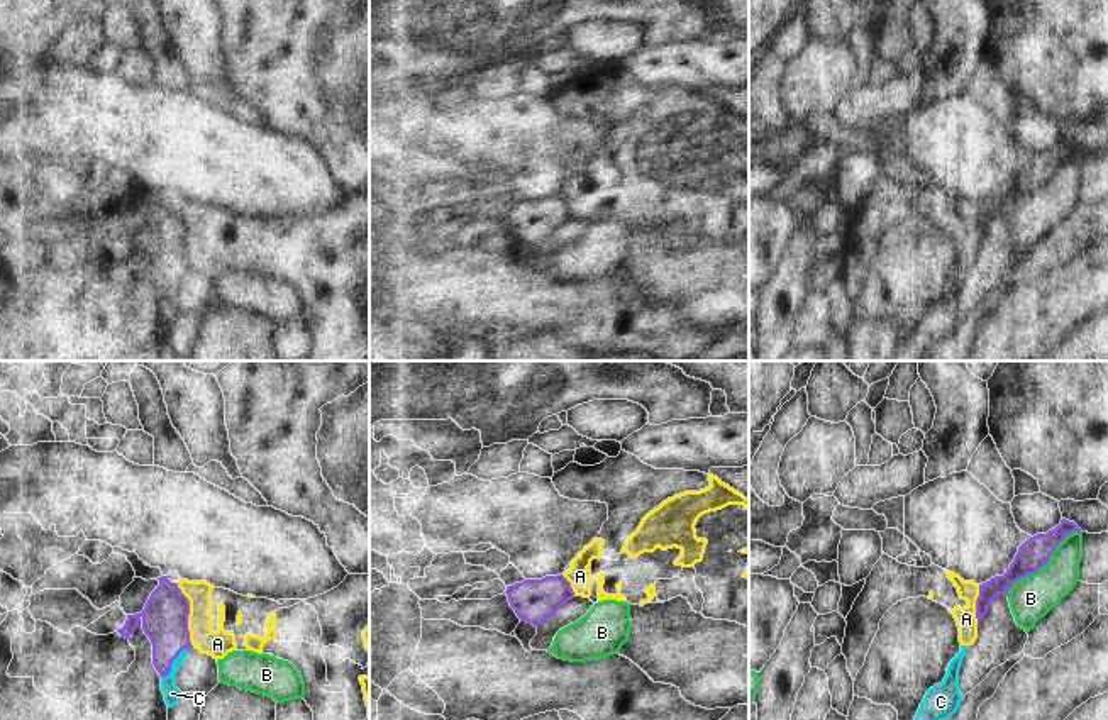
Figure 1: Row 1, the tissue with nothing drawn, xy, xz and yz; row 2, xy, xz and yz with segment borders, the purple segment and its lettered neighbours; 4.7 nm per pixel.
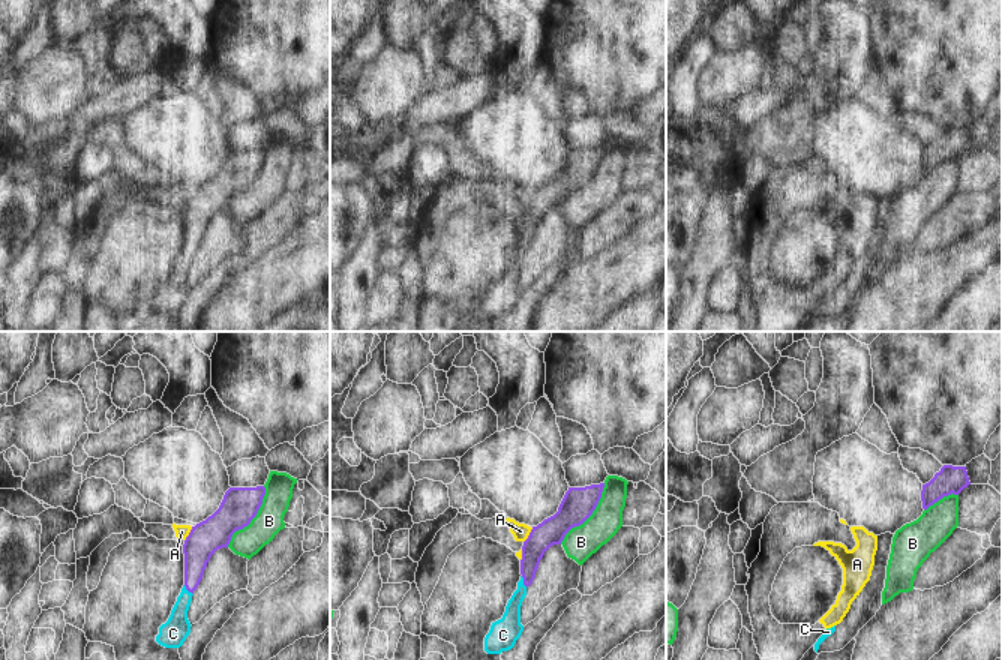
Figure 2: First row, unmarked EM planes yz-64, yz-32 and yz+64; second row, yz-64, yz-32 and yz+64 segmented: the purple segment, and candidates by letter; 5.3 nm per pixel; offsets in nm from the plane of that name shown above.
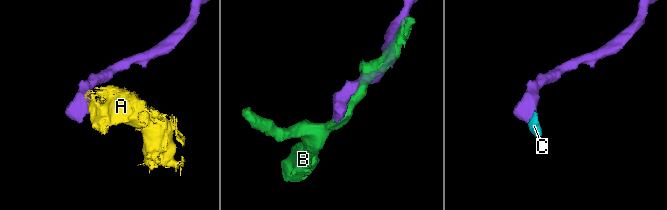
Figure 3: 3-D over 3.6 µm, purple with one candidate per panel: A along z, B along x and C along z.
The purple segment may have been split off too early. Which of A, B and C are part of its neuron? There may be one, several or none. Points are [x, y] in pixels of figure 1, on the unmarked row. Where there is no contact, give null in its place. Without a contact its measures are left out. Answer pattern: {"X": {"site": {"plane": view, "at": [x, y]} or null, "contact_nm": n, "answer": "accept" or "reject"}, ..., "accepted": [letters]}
{"A": {"site": {"plane": "xy", "at": [188, 234]}, "contact_nm": 320, "answer": "reject"}, "B": {"site": {"plane": "yz", "at": [1044, 185]}, "contact_nm": 460, "answer": "reject"}, "C": {"site": {"plane": "xy", "at": [171, 283]}, "contact_nm": 200, "answer": "accept"}, "accepted": ["C"]}

